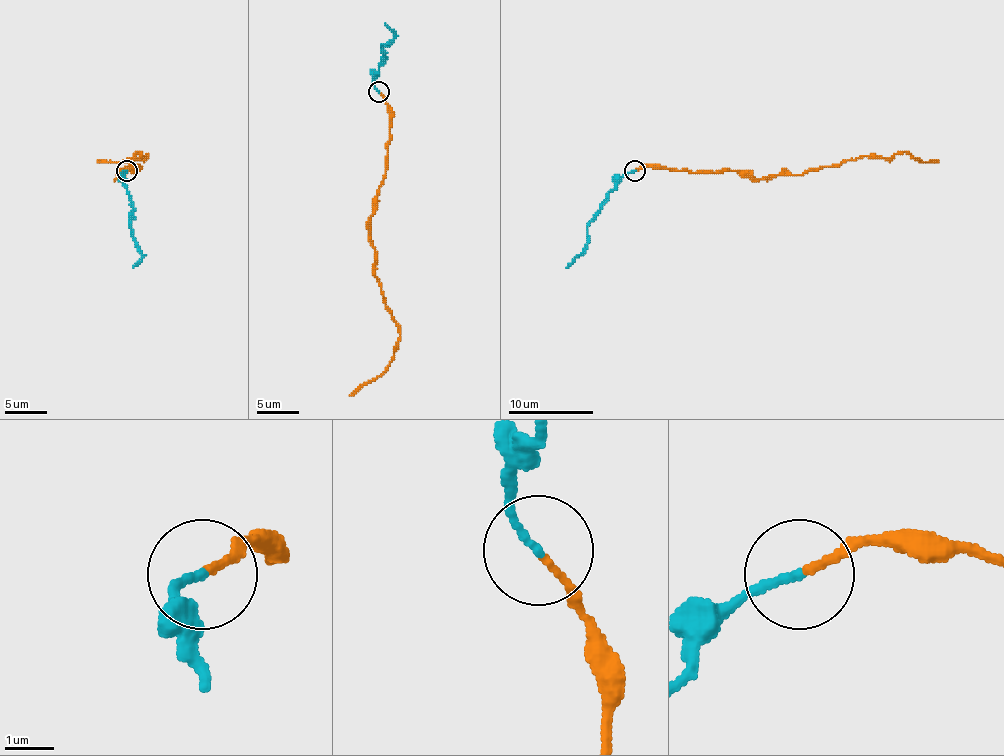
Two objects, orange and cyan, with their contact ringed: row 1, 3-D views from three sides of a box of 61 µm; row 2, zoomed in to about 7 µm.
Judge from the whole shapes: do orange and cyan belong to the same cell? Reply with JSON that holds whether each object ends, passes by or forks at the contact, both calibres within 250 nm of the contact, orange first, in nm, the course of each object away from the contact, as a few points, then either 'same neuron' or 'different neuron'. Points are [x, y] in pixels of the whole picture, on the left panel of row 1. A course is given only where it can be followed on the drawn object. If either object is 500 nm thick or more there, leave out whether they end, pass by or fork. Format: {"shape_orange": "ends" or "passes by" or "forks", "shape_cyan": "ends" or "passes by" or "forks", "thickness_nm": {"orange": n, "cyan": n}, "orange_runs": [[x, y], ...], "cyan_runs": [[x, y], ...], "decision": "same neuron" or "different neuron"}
{"shape_orange": "ends", "shape_cyan": "ends", "thickness_nm": {"orange": 130, "cyan": 150}, "orange_runs": [[127, 170], [137, 170], [118, 179], [133, 160], [148, 158], [137, 151], [123, 162], [97, 160]], "cyan_runs": [[127, 170], [123, 173], [123, 181], [133, 206], [131, 227], [135, 246], [142, 253], [142, 259], [133, 268]], "decision": "different neuron"}

